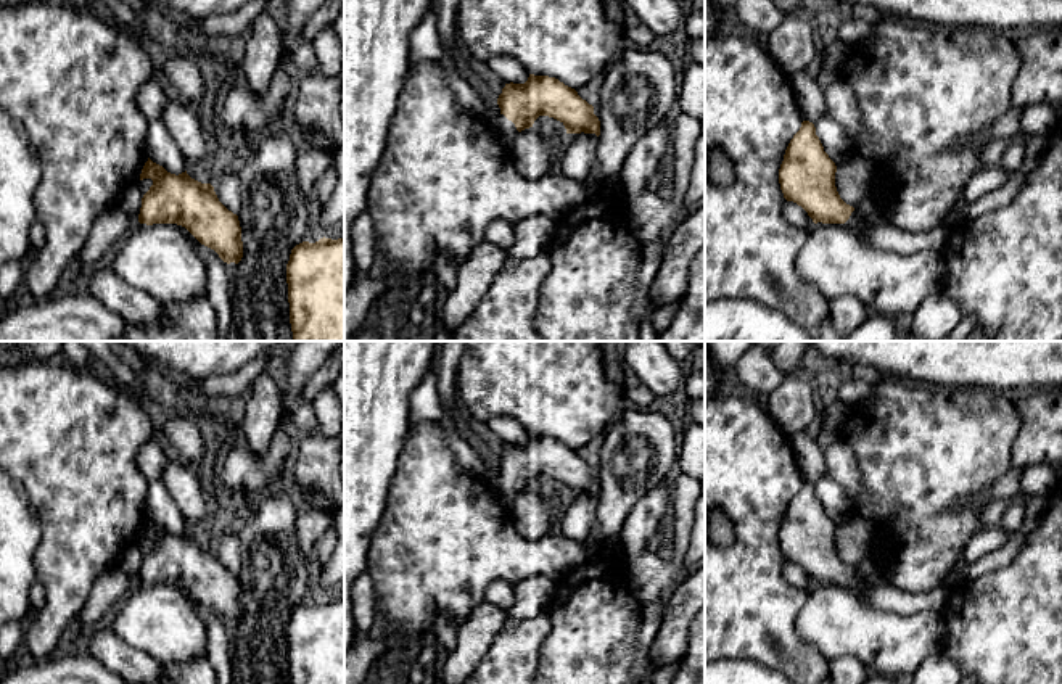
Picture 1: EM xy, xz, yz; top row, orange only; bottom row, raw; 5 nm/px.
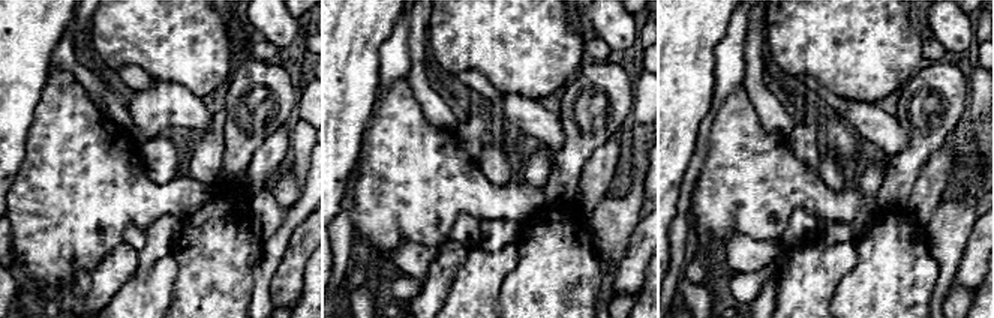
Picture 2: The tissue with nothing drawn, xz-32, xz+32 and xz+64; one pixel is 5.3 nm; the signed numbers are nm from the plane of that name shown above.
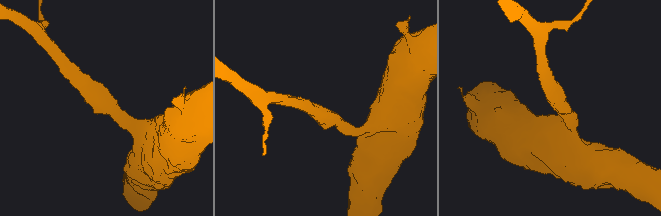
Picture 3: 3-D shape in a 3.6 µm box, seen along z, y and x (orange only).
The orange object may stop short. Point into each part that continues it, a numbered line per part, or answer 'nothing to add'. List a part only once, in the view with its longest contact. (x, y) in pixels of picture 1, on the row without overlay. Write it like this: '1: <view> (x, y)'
1: xz (506, 490)

